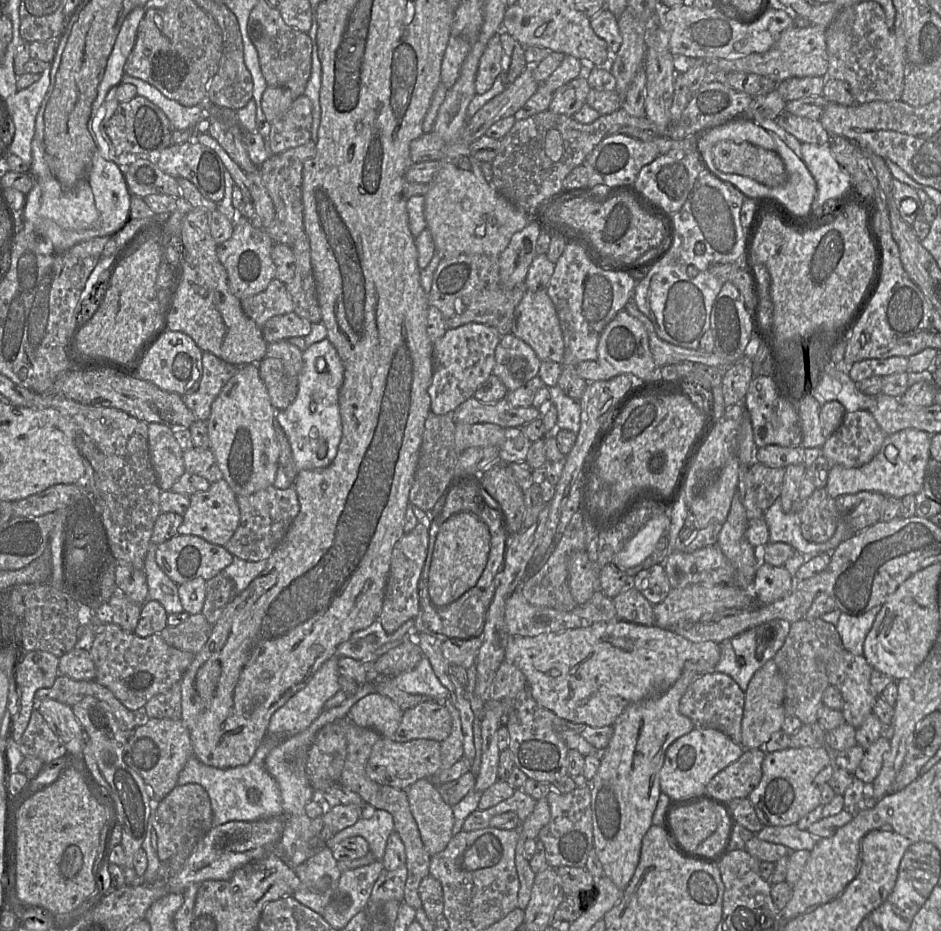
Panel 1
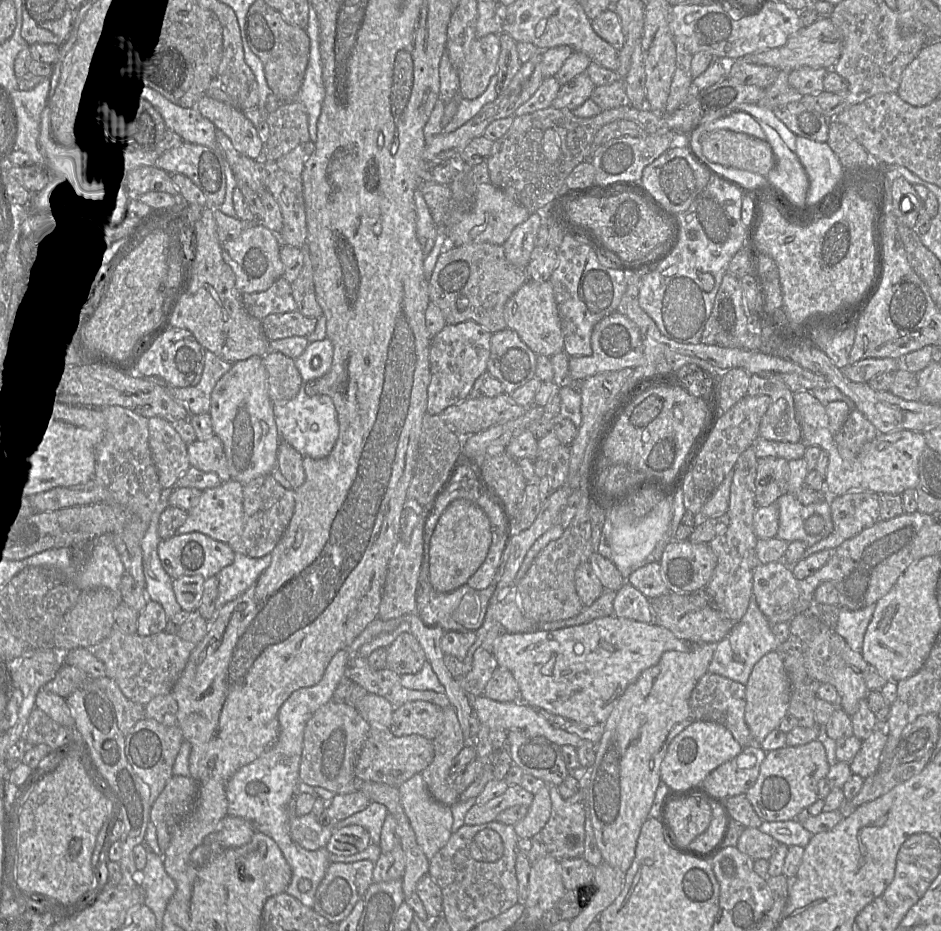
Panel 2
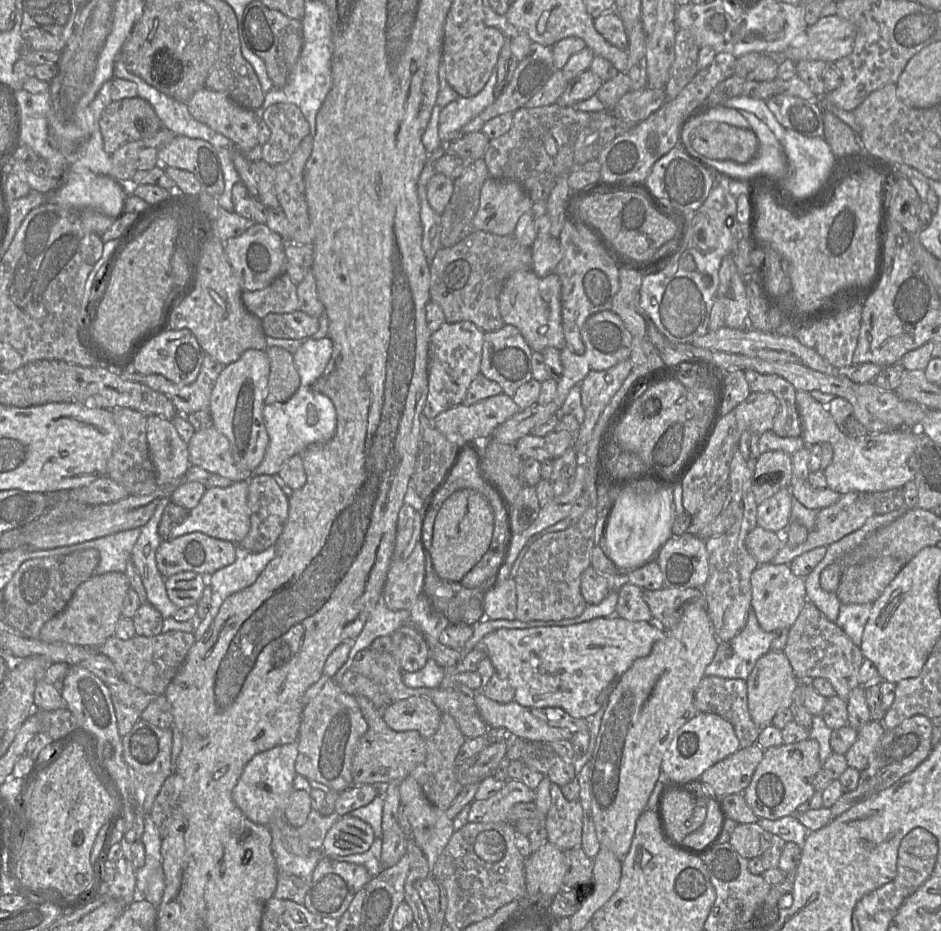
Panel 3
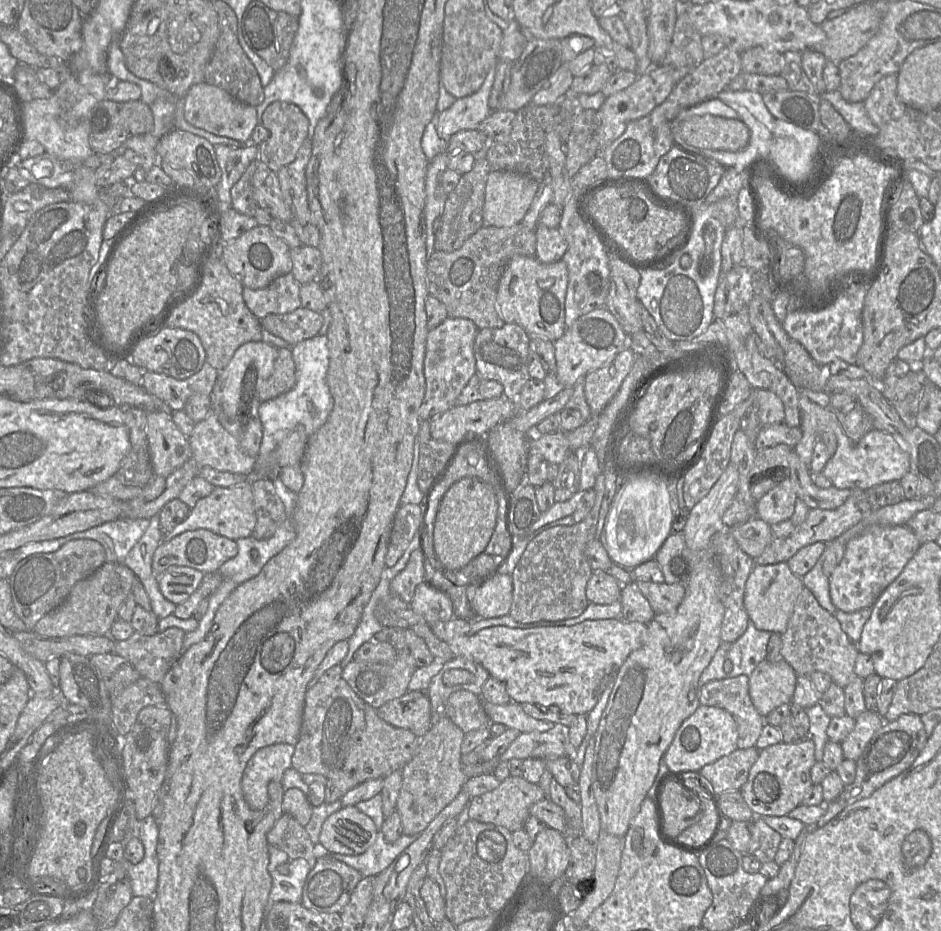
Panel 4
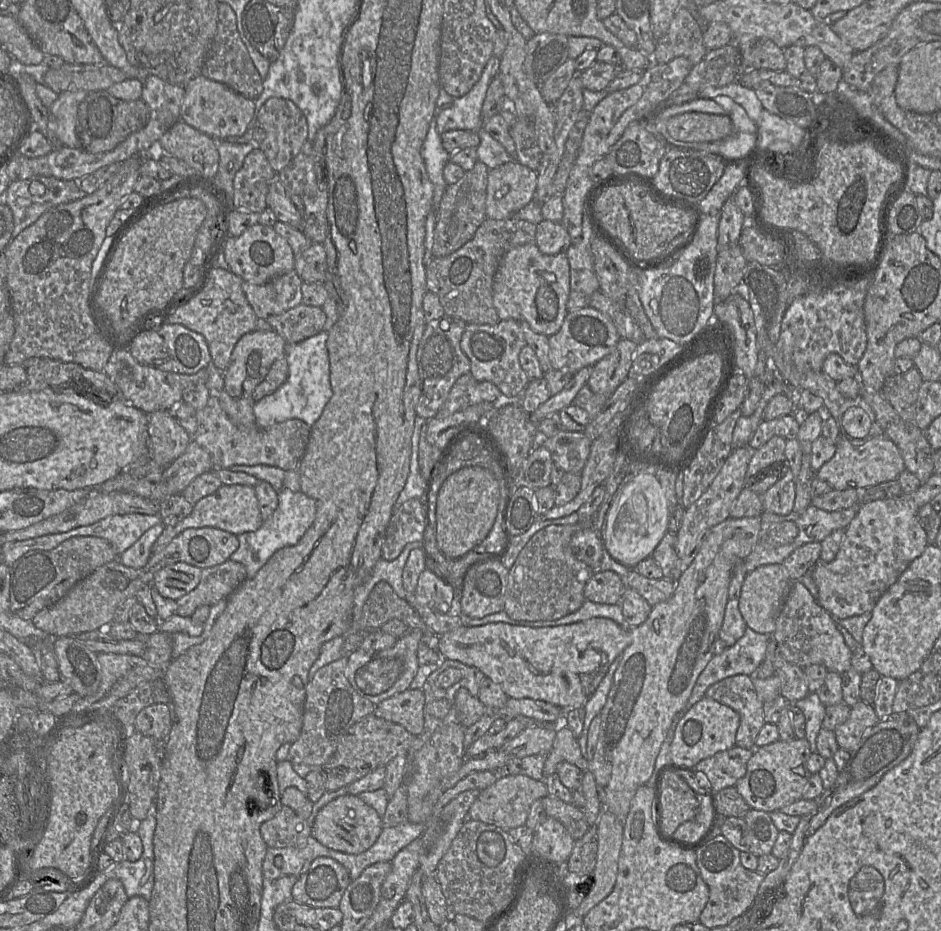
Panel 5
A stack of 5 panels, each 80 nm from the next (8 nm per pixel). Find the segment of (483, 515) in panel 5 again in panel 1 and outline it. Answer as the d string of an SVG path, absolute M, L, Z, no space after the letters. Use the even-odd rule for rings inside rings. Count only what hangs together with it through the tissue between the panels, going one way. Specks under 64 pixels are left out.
M470 512L451 515L440 526L428 578L428 593L436 606L446 606L476 586L487 564L490 551L490 533L487 525Z

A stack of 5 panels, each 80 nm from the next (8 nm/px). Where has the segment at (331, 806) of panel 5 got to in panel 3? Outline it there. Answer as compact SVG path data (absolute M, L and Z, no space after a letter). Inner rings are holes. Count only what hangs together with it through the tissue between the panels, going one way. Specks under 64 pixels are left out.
M346 814L340 816L327 832L323 855L348 856L366 852L375 840L374 832L363 820Z

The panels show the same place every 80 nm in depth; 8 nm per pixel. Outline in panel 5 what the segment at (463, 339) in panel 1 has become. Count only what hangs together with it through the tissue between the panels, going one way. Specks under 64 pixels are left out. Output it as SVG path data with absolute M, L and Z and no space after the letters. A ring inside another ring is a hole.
M444 315L426 323L417 349L417 365L421 384L421 394L416 413L429 420L436 417L455 381L462 375L471 373L471 362L460 346L461 337L467 323L459 318Z

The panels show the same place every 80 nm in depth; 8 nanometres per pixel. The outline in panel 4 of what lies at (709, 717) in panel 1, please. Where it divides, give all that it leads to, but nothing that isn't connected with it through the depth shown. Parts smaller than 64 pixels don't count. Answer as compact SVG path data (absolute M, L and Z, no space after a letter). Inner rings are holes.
M749 676L711 681L700 688L700 705L713 706L728 711L738 728L739 749L755 747L765 724L749 695Z

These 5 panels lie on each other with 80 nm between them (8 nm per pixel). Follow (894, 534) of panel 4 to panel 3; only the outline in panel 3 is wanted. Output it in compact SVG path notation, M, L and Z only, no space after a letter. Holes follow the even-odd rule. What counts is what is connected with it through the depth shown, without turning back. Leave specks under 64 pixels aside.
M878 556L843 569L836 591L841 604L873 603L905 564L891 556Z

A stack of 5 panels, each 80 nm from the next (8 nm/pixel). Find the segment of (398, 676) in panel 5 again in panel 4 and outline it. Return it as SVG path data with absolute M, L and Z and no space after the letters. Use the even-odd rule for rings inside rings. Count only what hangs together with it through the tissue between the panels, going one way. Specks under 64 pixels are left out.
M408 649L397 651L396 658L391 663L350 661L342 671L342 677L366 704L378 709L386 702L399 698L408 692L408 684L416 670L414 658Z

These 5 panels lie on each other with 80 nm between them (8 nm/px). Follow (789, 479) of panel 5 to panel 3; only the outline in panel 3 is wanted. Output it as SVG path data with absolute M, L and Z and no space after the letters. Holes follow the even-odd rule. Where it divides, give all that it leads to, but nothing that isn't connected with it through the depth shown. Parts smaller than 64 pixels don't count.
M783 488L757 506L757 525L765 530L783 533L790 522L792 494Z

